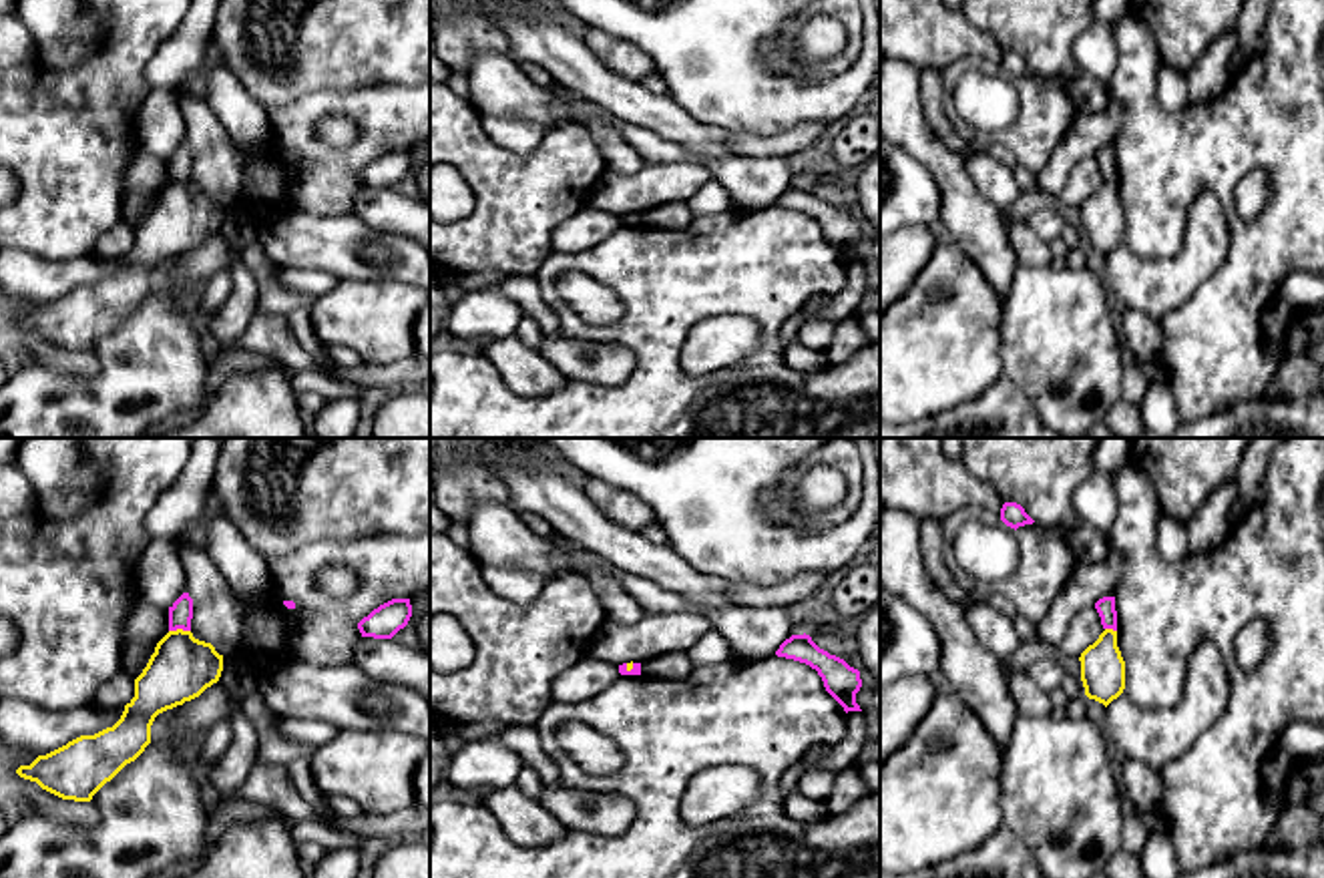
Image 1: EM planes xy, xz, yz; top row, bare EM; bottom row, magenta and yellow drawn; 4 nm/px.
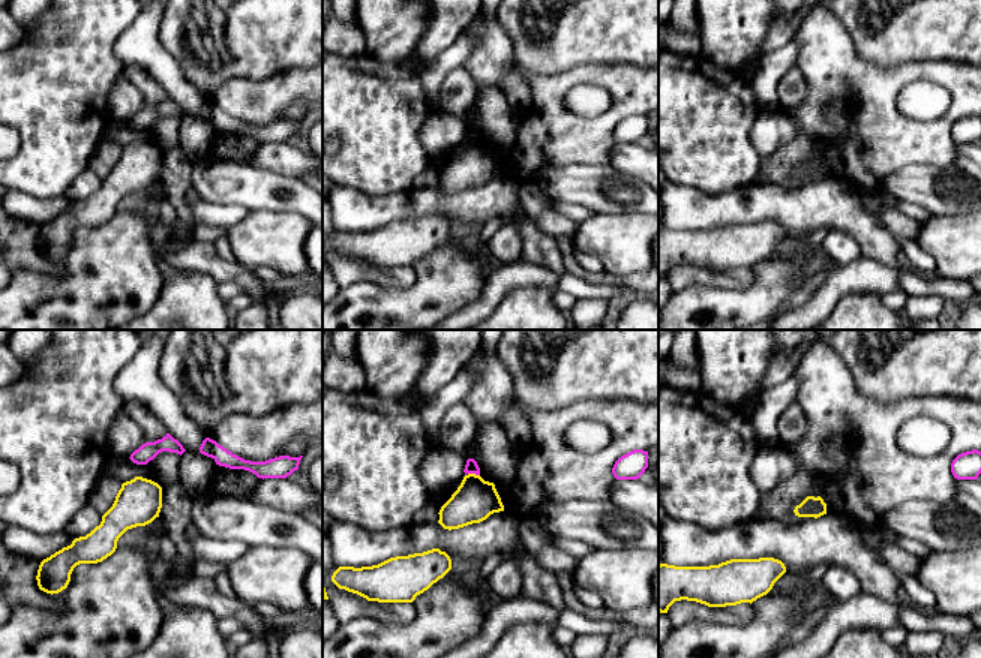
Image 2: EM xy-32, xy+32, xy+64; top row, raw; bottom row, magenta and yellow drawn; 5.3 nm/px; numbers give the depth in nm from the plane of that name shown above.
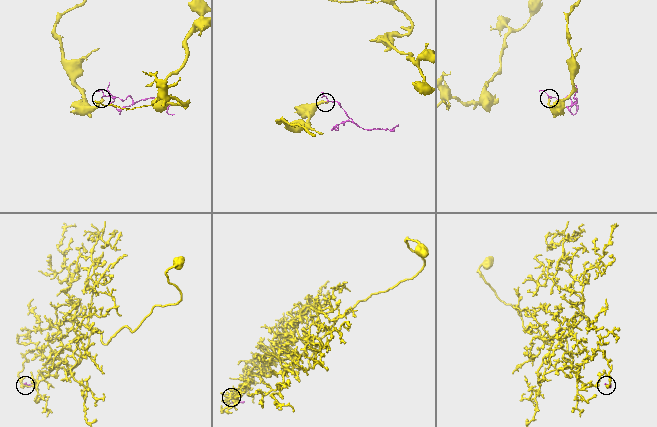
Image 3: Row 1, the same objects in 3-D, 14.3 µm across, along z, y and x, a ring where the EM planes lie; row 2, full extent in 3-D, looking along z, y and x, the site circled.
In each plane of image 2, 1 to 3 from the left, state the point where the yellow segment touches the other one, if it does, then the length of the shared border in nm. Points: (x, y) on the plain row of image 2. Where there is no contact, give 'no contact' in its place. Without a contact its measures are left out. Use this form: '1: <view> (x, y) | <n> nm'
1: no contact
2: xy+32 (474, 137) | 70 nm
3: no contact

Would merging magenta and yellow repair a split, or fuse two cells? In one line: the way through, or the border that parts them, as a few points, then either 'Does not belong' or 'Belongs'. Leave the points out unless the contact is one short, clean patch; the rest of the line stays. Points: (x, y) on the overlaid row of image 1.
Path across: xy (179, 615), (179, 627), (181, 668). Belongs

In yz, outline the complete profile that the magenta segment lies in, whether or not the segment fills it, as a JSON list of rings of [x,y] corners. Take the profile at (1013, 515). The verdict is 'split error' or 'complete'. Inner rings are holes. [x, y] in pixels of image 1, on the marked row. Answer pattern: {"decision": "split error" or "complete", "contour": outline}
{"decision": "complete", "contour": [[[1005,502],[1001,508],[1001,520],[1011,526],[1011,528],[1019,528],[1025,524],[1033,524],[1035,520],[1025,512],[1025,508],[1017,502]]]}

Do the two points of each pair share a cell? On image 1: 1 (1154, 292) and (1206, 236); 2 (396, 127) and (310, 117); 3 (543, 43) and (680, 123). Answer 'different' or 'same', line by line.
1: same
2: same
3: same

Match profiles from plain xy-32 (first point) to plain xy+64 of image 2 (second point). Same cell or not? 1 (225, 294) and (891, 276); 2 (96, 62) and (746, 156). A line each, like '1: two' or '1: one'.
1: two
2: one

